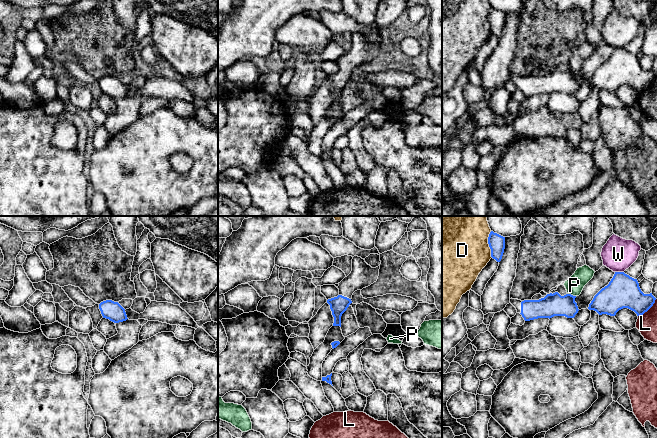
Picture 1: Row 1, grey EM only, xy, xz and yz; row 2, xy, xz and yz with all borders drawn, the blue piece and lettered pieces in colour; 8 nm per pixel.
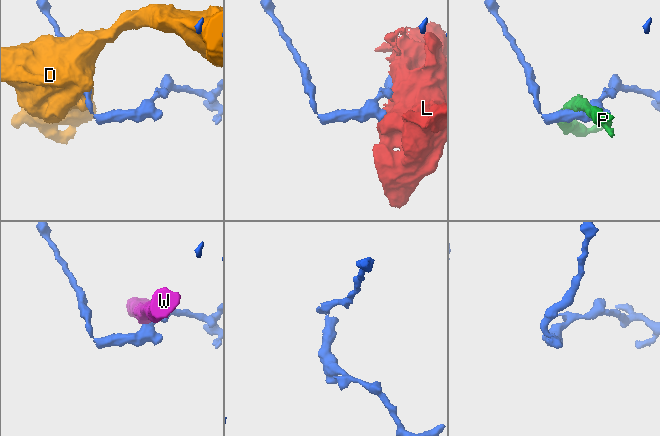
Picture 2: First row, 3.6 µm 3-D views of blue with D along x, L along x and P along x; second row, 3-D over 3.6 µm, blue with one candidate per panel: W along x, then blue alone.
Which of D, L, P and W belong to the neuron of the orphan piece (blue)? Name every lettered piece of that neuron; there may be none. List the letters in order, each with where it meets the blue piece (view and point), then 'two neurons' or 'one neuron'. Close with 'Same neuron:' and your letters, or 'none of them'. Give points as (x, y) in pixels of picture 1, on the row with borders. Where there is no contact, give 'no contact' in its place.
D: meets blue in yz at (488, 243); two neurons
L: meets blue in yz at (648, 309); two neurons
P: meets blue in yz at (572, 295); two neurons
W: meets blue in yz at (619, 272); two neurons
Same neuron: none of them

